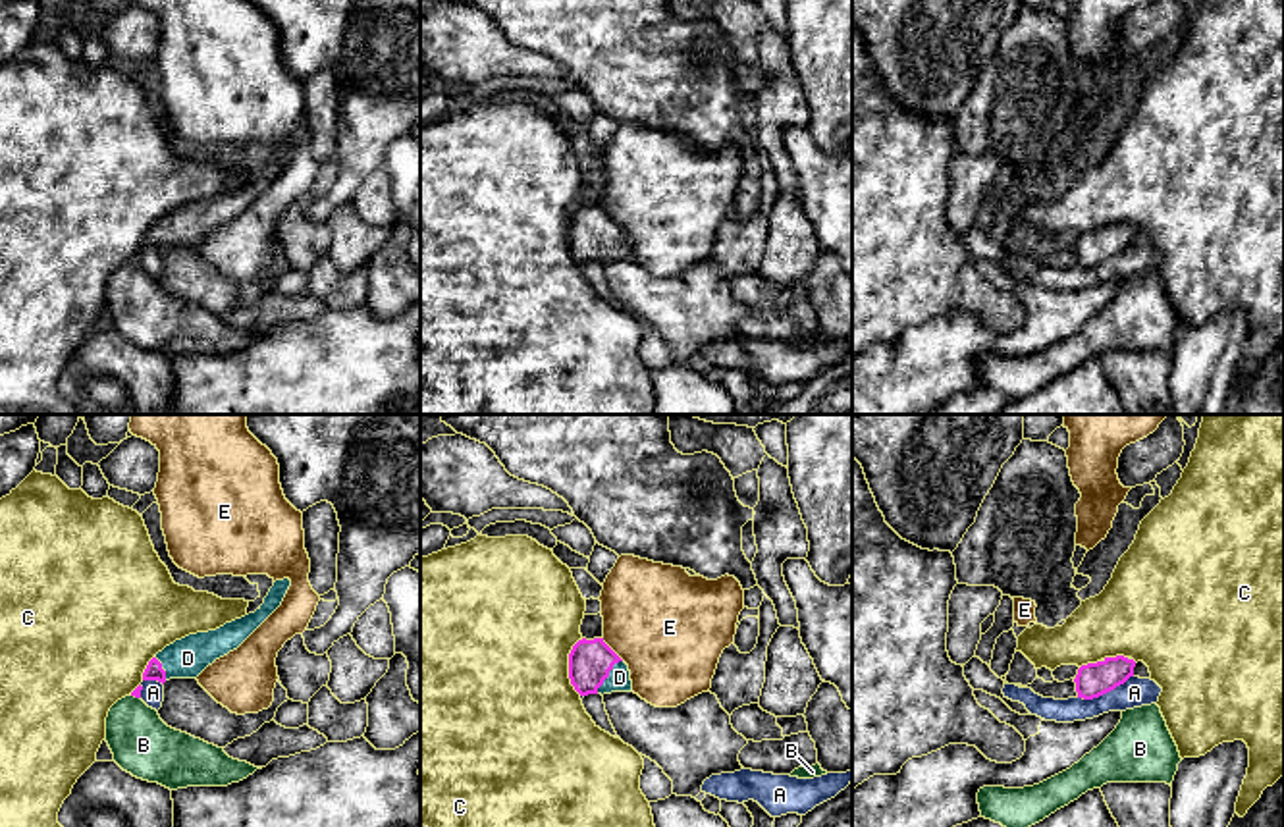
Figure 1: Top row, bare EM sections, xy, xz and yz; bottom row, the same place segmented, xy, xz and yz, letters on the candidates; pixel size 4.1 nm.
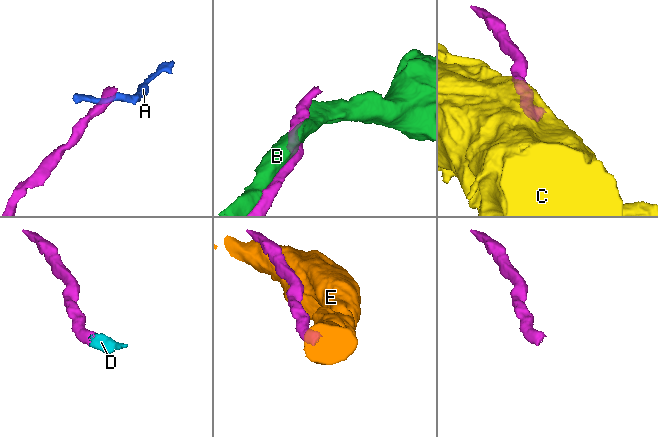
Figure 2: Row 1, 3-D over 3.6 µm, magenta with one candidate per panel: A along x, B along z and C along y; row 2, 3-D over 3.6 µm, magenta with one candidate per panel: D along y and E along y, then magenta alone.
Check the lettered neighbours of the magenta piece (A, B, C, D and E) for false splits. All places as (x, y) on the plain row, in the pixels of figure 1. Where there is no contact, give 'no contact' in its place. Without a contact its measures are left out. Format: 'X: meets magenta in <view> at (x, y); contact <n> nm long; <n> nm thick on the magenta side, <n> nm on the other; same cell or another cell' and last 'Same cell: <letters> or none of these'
A: meets magenta in yz at (1103, 261); contact 260 nm long; 140 nm thick on the magenta side, 120 nm on the other; another cell
B: meets magenta in xy at (135, 265); contact 40 nm long; 40 nm thick on the magenta side, 260 nm on the other; another cell
C: meets magenta in xz at (569, 236); contact 240 nm long; 180 nm thick on the magenta side, 500 nm on the other; another cell
D: meets magenta in xz at (608, 243); contact 180 nm long; 180 nm thick on the magenta side, 100 nm on the other; same cell
E: meets magenta in xz at (610, 216); contact 140 nm long; 180 nm thick on the magenta side, 460 nm on the other; another cell
Same cell: D

